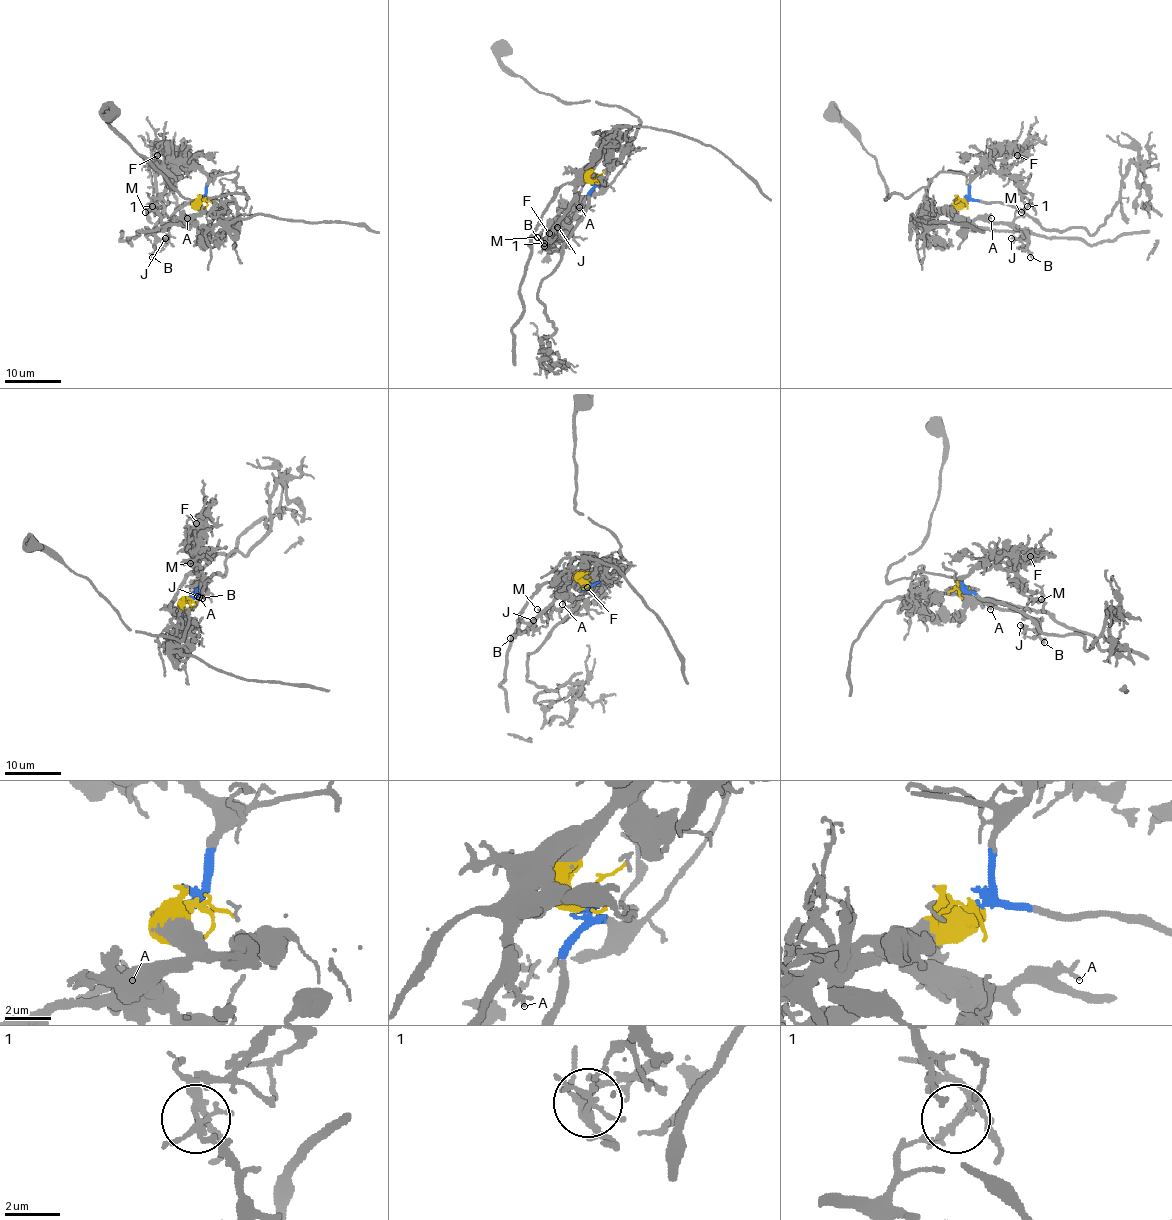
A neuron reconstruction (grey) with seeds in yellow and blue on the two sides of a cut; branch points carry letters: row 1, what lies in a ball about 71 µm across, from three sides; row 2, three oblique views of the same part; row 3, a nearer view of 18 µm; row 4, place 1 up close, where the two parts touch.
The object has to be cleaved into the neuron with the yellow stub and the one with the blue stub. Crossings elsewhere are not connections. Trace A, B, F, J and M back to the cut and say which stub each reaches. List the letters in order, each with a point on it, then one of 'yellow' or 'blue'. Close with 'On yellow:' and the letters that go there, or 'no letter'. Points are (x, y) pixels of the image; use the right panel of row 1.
A: place (991, 218); yellow
B: place (1030, 257); yellow
F: place (1017, 155); blue
J: place (1011, 238); yellow
M: place (1021, 212); blue
On yellow: A, B, J

